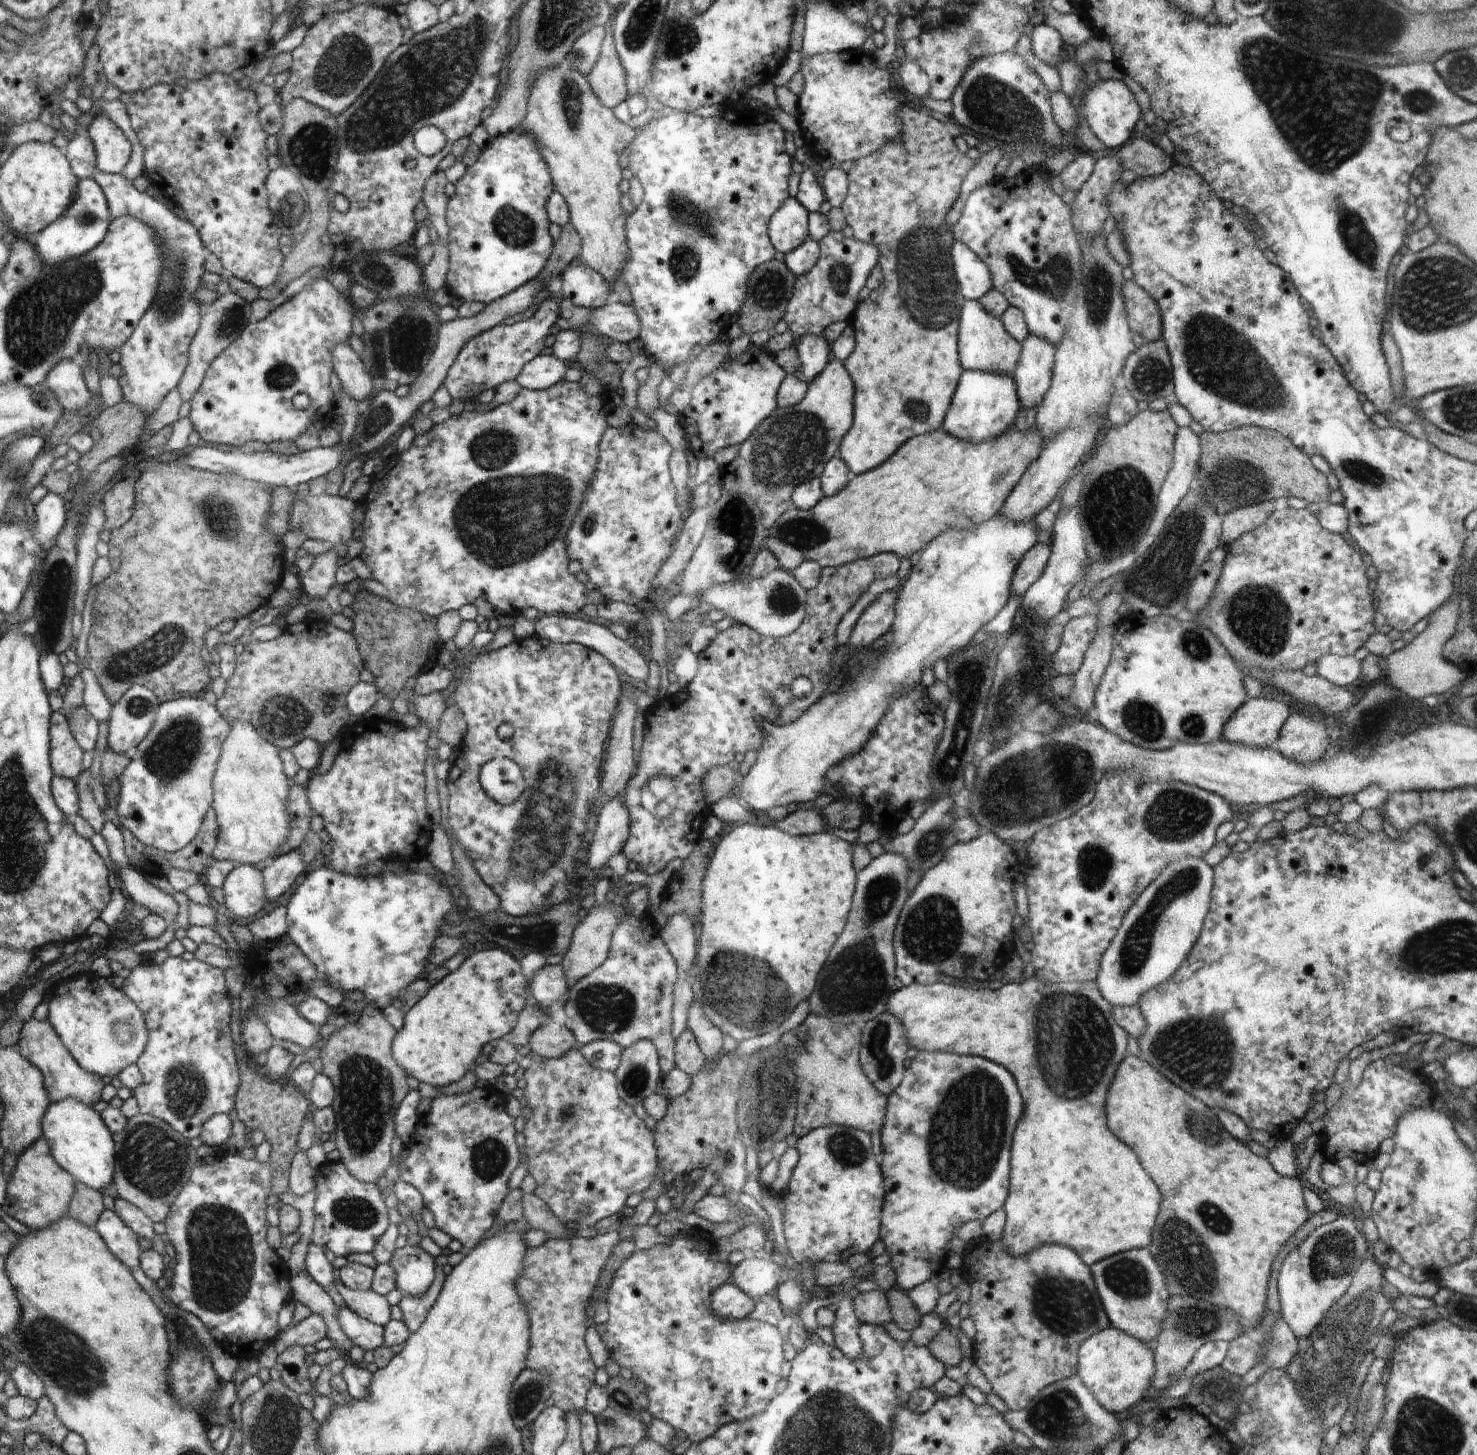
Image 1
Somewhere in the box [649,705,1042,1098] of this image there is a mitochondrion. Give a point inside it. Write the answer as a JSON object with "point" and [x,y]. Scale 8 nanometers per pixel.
{"point":[856,980]}

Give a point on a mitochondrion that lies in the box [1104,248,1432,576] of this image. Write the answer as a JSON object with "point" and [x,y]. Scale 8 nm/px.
{"point":[1218,359]}

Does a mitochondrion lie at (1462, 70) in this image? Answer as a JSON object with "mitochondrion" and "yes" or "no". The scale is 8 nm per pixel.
{"mitochondrion":"yes"}

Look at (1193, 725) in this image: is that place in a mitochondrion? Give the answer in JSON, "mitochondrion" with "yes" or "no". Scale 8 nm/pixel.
{"mitochondrion":"yes"}

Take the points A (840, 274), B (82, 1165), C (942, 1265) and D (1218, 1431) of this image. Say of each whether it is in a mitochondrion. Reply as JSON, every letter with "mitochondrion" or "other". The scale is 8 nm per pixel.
{"A":"mitochondrion","B":"other","C":"other","D":"other"}

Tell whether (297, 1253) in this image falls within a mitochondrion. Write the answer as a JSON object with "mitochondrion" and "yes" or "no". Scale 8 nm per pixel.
{"mitochondrion":"no"}

